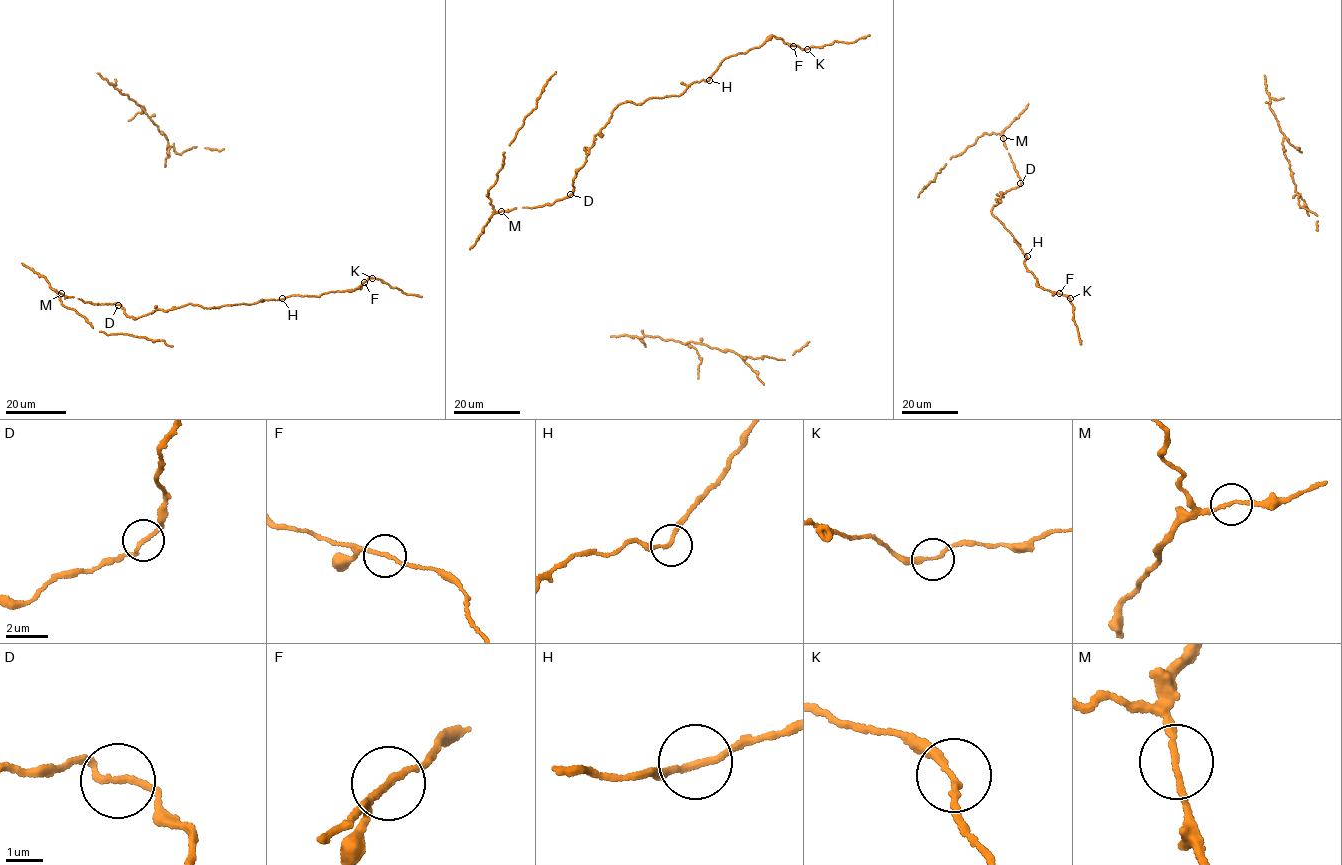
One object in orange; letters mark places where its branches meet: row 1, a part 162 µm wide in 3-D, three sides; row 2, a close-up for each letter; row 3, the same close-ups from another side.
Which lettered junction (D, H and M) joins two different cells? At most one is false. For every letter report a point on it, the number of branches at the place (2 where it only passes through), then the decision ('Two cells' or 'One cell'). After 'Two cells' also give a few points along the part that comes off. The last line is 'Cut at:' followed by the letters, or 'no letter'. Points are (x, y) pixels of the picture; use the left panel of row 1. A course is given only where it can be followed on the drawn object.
D: Place: (118, 305). Branches: 2. One cell
H: Place: (282, 298). Branches: 2. One cell
M: Place: (61, 293). Branches: 2. One cell
Cut at: no letter

